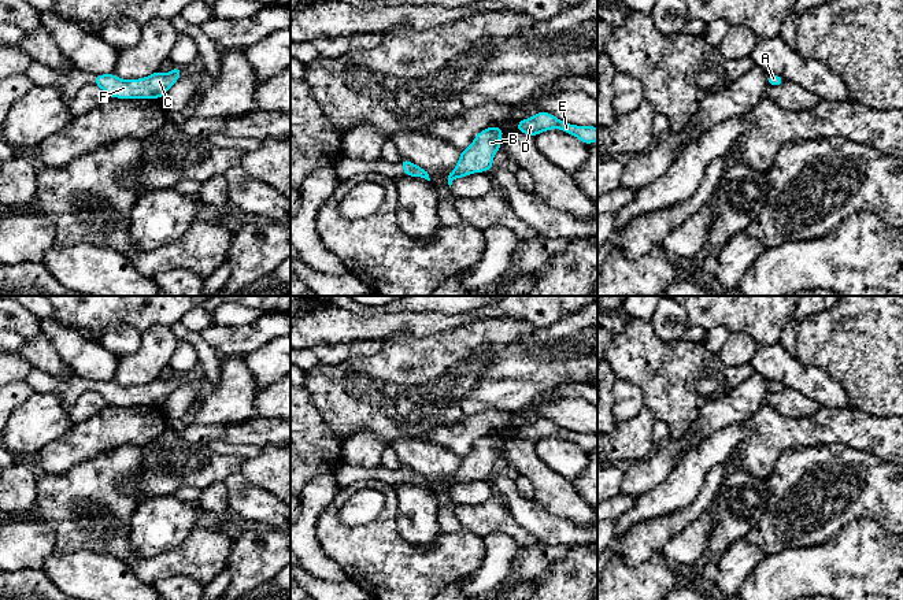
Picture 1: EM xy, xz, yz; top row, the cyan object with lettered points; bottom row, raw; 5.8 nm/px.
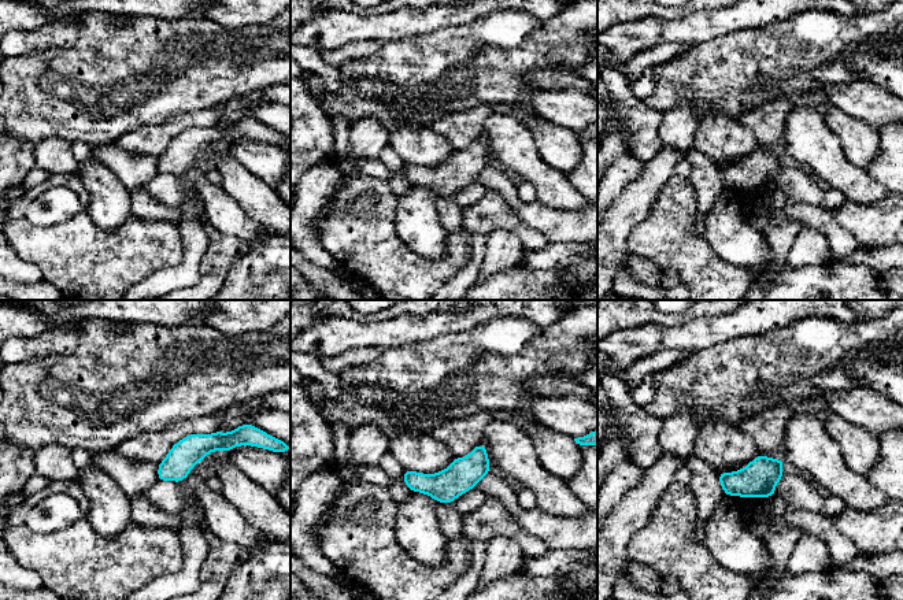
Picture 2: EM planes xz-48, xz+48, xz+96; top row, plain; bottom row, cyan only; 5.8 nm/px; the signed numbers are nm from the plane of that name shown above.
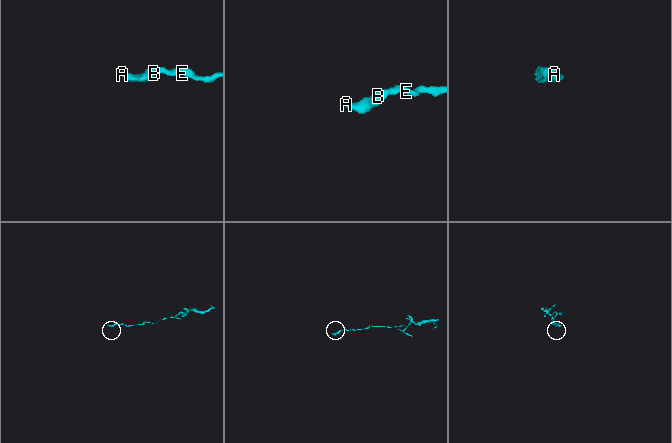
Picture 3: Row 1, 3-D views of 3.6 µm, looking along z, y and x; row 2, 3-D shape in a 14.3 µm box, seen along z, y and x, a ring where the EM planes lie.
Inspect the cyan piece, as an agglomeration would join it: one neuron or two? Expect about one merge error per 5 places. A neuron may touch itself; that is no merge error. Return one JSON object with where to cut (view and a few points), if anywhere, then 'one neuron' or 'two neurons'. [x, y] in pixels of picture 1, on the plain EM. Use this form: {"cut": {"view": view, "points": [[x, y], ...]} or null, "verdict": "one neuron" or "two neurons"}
{"cut": null, "verdict": "one neuron"}

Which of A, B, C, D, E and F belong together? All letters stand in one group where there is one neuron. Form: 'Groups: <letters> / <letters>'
Groups: A B C D E F

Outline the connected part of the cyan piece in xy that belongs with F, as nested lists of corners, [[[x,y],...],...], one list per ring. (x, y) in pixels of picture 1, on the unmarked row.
[[[174,371],[171,379],[155,378],[145,385],[130,388],[121,386],[115,381],[99,381],[93,392],[101,395],[107,404],[162,405],[180,385],[181,374]]]

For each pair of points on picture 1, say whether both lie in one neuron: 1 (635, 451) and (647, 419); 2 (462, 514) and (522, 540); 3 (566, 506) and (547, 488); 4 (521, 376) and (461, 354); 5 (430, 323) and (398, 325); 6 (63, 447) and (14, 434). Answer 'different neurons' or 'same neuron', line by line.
1: same neuron
2: same neuron
3: same neuron
4: same neuron
5: same neuron
6: different neurons

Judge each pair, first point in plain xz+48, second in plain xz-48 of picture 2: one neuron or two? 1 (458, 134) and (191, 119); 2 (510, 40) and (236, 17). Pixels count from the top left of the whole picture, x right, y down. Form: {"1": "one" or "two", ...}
{"1": "one", "2": "two"}

